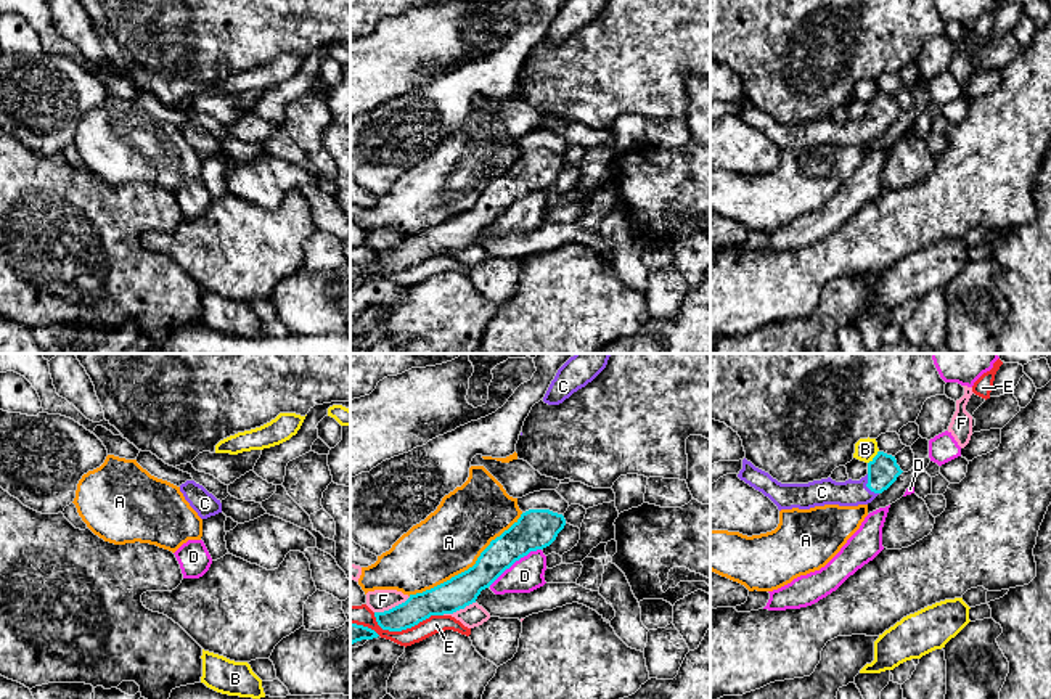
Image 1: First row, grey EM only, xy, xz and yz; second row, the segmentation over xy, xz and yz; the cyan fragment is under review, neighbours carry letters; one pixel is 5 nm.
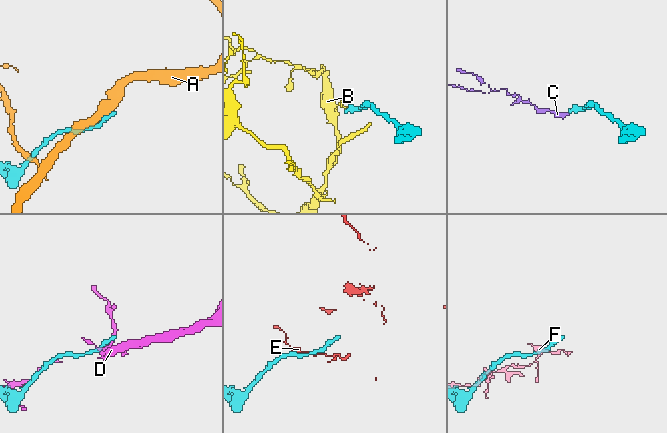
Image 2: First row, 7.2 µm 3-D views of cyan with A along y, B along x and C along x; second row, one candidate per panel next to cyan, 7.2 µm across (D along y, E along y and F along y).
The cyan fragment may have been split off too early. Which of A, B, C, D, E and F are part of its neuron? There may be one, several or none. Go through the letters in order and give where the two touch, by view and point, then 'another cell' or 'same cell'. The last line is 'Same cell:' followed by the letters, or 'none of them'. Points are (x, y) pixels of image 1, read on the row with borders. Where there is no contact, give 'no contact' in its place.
A: xz (470, 568) | another cell
B: yz (875, 457) | another cell
C: yz (866, 486) | same cell
D: xz (515, 561) | another cell
E: xz (405, 629) | another cell
F: xz (392, 608) | another cell
Same cell: C

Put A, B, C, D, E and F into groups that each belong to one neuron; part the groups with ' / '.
A / B / C / D / E / F

